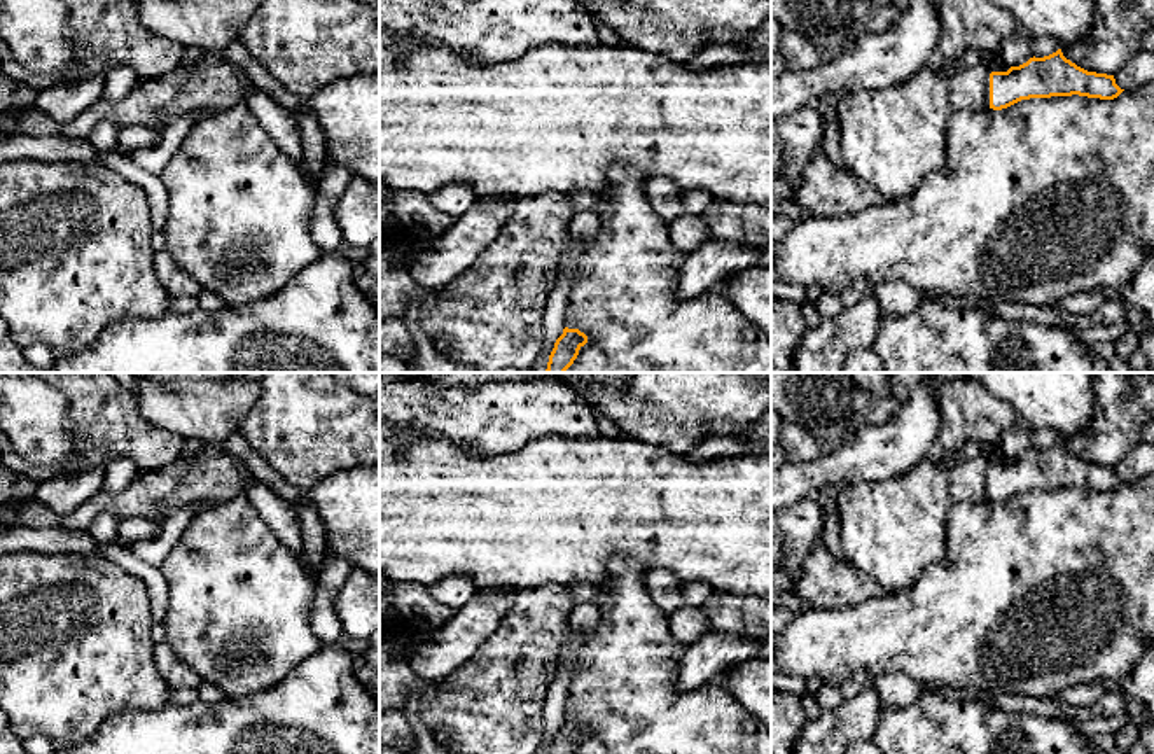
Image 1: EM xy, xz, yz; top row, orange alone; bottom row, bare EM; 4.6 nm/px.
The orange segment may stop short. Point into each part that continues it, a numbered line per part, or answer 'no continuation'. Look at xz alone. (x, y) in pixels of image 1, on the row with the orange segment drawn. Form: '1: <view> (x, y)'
no continuation

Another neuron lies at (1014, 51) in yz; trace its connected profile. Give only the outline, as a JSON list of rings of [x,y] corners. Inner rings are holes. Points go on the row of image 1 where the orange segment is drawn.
[[[1019,28],[1014,35],[1000,44],[997,52],[979,51],[979,54],[988,66],[991,59],[998,59],[1009,66],[1019,66],[1033,58],[1030,49],[1032,38],[1033,35]]]

